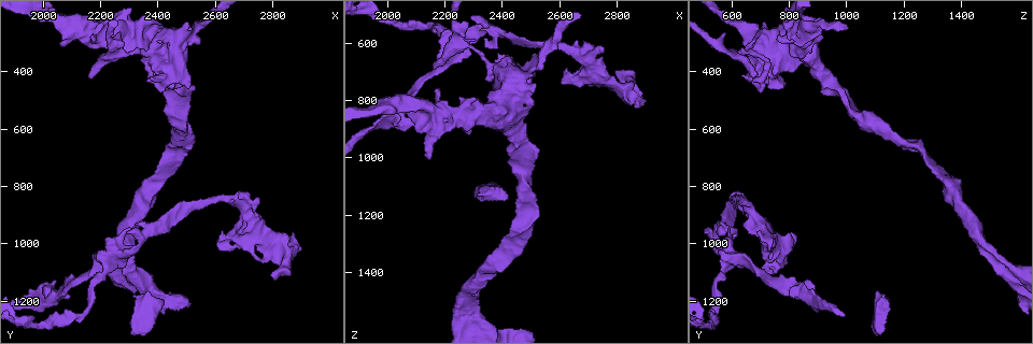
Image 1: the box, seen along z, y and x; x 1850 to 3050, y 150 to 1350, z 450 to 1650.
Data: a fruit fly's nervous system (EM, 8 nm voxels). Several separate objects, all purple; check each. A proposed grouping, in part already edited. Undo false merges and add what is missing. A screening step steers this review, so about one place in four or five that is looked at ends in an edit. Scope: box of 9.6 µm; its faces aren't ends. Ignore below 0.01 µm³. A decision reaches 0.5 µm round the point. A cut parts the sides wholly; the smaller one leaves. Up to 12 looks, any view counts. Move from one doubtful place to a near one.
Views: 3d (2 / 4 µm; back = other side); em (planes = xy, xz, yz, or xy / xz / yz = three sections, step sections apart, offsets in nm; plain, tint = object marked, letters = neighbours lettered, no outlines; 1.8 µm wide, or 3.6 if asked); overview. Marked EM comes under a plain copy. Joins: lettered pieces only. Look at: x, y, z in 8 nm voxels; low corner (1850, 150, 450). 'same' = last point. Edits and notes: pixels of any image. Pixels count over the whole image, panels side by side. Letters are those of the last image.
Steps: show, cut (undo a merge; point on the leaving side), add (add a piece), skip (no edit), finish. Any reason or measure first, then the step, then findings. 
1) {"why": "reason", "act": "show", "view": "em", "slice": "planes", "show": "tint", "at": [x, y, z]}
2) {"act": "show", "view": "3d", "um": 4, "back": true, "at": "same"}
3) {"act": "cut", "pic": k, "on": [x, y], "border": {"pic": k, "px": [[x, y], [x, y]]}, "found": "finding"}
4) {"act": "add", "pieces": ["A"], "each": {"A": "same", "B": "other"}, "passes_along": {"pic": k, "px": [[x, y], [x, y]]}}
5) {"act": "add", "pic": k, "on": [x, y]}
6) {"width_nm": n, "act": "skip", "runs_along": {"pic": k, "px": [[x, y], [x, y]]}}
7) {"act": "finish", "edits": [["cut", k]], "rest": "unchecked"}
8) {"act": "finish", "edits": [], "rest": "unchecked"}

{"why": "sharp bend", "act": "show", "view": "3d", "um": 2, "at": [2380, 940, 560]}

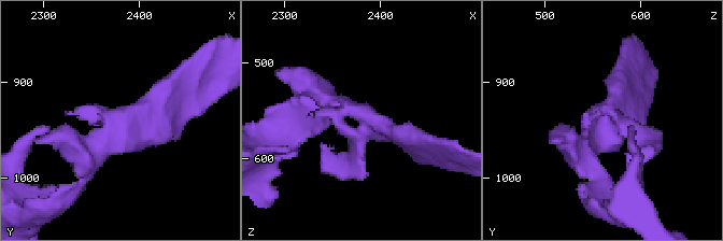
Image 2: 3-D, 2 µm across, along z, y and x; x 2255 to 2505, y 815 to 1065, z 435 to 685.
{"act": "show", "view": "em", "slice": "yz", "step": 16, "show": "tint", "at": [2388, 946, 562]}

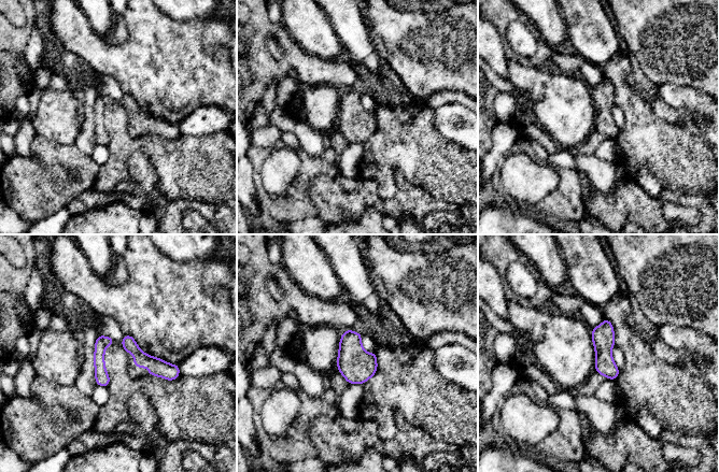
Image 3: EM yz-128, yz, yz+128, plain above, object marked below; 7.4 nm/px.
{"why": "what lies round it", "act": "show", "view": "em", "slice": "yz", "step": 16, "show": "letters", "at": "same"}

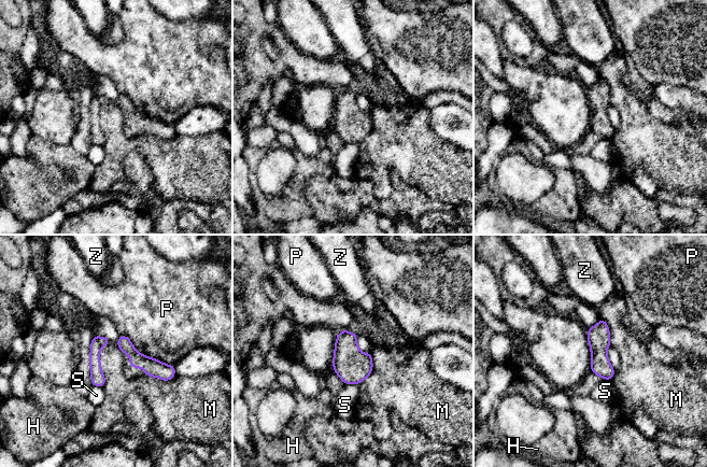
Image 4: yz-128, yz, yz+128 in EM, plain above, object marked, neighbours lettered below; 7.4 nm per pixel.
{"longest_contact_nm": ["P", 460], "act": "skip", "each": {"H": "other", "M": "other", "P": "other", "S": "other", "Z": "other"}, "border": {"pic": 4, "px": [[109, 342], [100, 352], [103, 386]]}, "found": "continuous, no second cell"}

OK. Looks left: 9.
{"why": "looks like a crossing", "act": "show", "view": "em", "slice": "planes", "show": "letters", "at": [2710, 930, 700]}

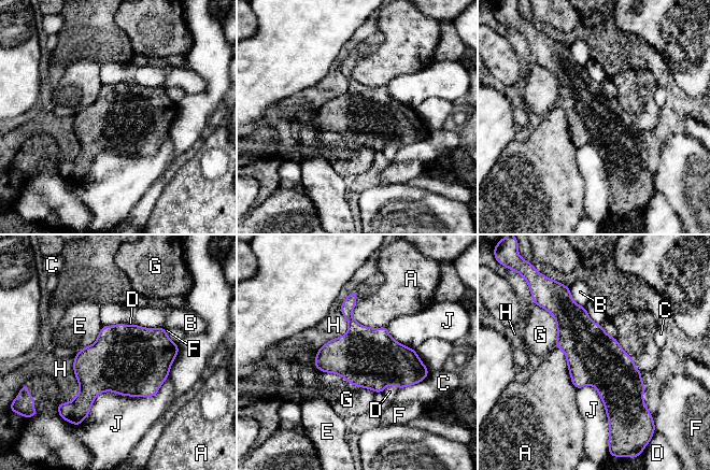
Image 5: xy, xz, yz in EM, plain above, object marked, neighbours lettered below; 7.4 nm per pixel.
{"width_nm": 400, "act": "skip", "each": {"A": "other", "B": "other", "C": "other", "D": "other", "E": "other", "F": "other", "G": "other", "H": "other", "J": "other"}, "found": "continuous, no second cell"}

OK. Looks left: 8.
{"why": "branch stops here", "act": "show", "view": "3d", "um": 4, "at": [2890, 1020, 810]}

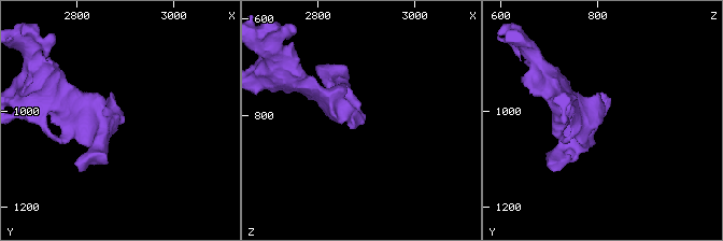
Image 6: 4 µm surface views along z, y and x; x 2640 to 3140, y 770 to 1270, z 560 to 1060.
{"act": "show", "view": "em", "slice": "planes", "show": "tint", "at": [2895, 1020, 805]}

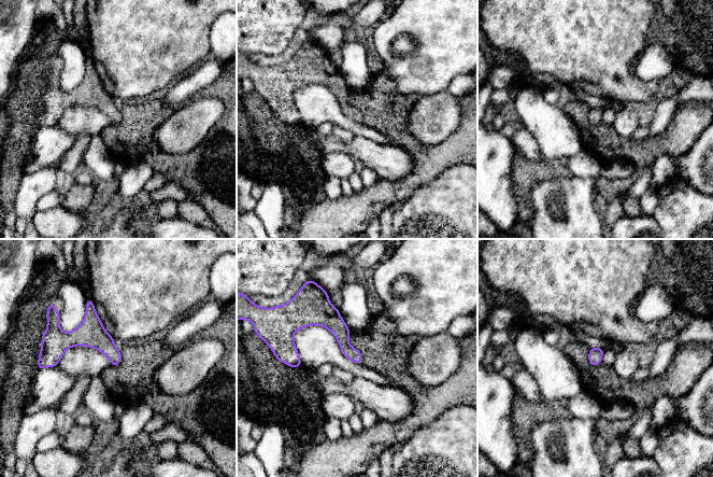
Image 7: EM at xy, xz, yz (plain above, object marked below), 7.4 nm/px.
{"why": "what lies round it", "act": "show", "view": "em", "slice": "planes", "show": "letters", "at": "same"}

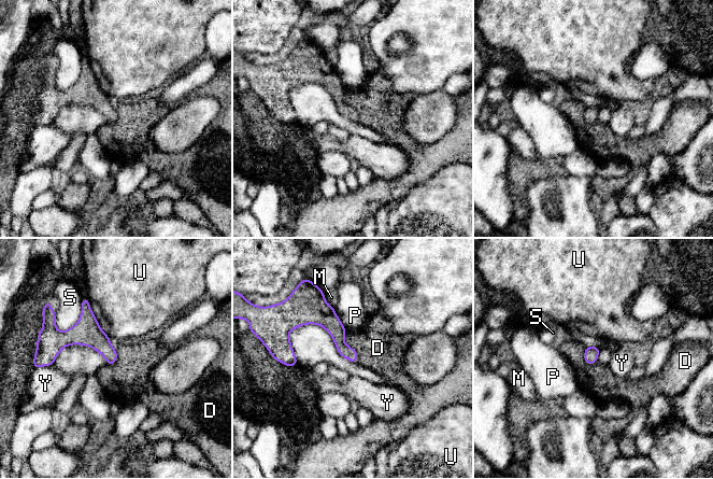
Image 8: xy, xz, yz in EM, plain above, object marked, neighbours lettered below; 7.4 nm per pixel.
{"longest_contact_nm": ["U", 380], "act": "skip", "each": {"D": "other", "M": "other", "P": "other", "S": "other", "U": "other", "Y": "other"}, "found": "none of them fits"}

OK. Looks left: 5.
{"why": "two arms at a narrow angle", "act": "show", "view": "3d", "um": 4, "at": [2450, 440, 930]}

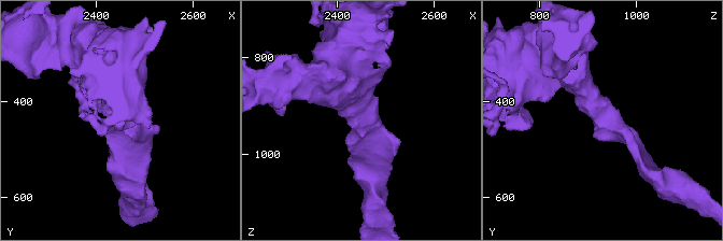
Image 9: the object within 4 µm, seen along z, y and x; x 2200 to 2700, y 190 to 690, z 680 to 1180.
{"arms": 3, "arm_widths_nm": [170, 190, 360], "why": "now the EM", "act": "show", "view": "em", "slice": "planes", "show": "tint", "at": [2450, 440, 930]}

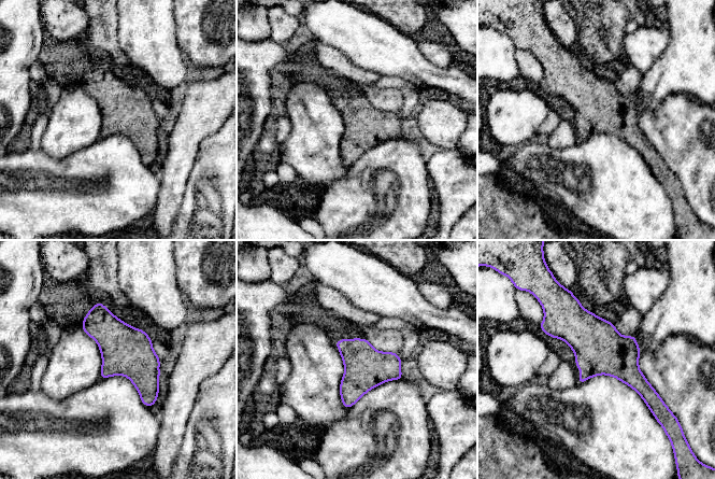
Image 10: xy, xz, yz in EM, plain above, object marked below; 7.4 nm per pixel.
{"act": "show", "view": "em", "slice": "planes", "show": "letters", "at": "same"}

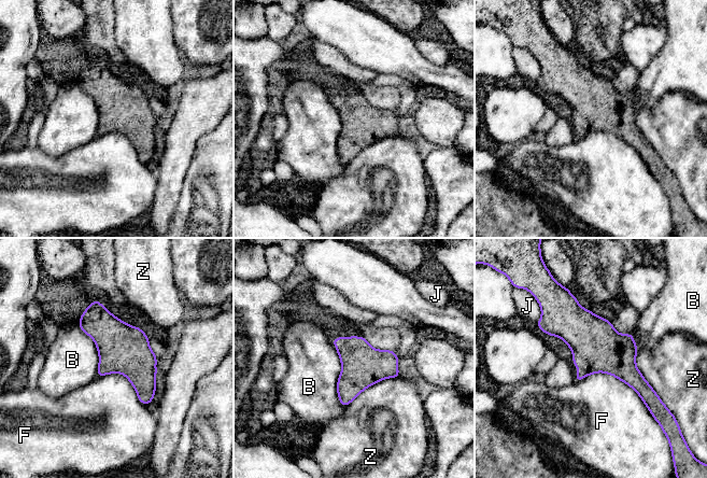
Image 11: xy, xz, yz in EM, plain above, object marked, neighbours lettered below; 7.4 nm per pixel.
{"act": "skip", "each": {"B": "other", "F": "other", "J": "other", "Z": "other"}, "border": {"pic": 11, "px": [[336, 351], [345, 406]]}, "found": "all the same cell"}

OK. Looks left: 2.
{"why": "abrupt turn", "act": "show", "view": "3d", "um": 4, "at": [2020, 1180, 870]}

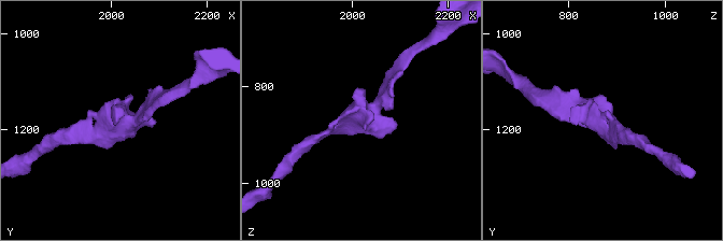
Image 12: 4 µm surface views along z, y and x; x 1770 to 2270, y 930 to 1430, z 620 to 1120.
{"why": "shape alone is not enough", "act": "show", "view": "em", "um": 3.6, "slice": "planes", "show": "letters", "at": [2020, 1185, 855]}

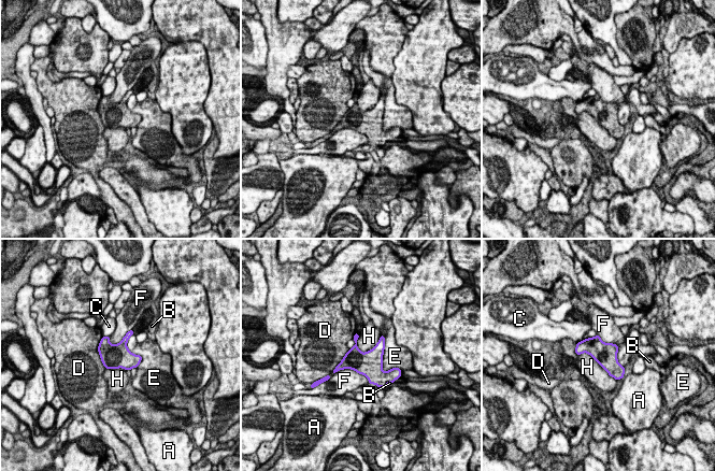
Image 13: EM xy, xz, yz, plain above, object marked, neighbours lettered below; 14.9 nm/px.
{"width_nm": 360, "act": "skip", "each": {"A": "other", "B": "other", "C": "other", "D": "other", "E": "other", "F": "other", "H": "other"}, "found": "all the same cell"}

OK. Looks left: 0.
{"act": "finish", "edits": [], "rest": "unchecked"}

